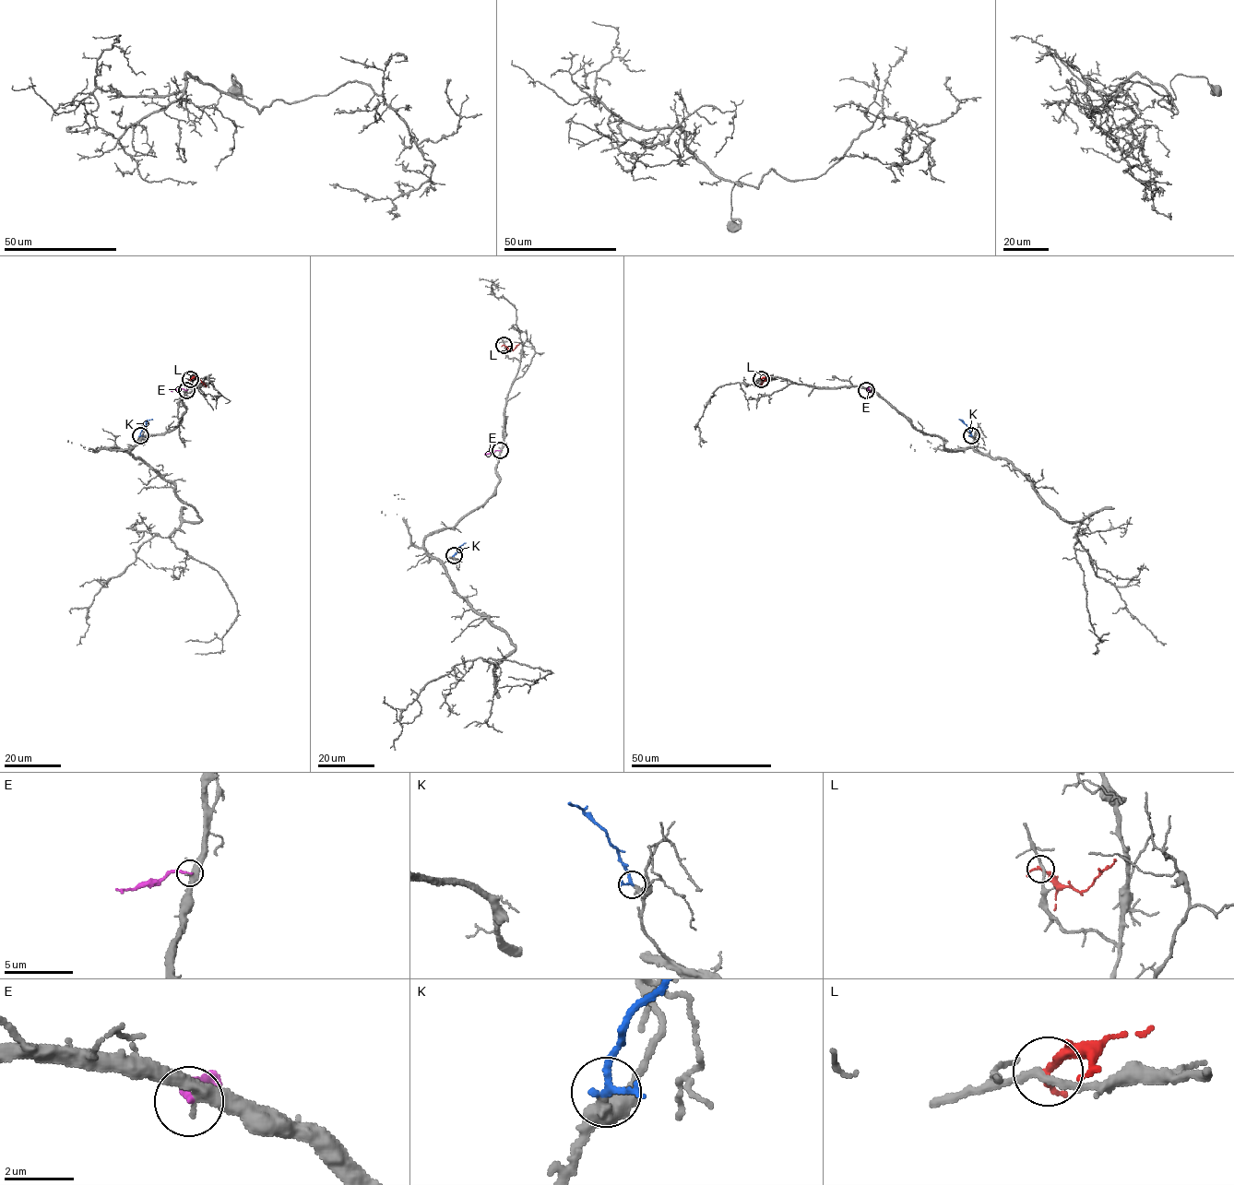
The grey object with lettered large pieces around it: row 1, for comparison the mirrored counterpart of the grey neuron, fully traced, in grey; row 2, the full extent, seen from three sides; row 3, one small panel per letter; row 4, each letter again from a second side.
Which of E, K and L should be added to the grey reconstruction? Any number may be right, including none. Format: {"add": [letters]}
{"add": ["K"]}

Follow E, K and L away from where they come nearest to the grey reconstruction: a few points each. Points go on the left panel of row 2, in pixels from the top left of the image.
E: (186, 390), (171, 391)
K: (139, 435), (146, 421), (152, 419)
L: (191, 379), (200, 380), (206, 386)

